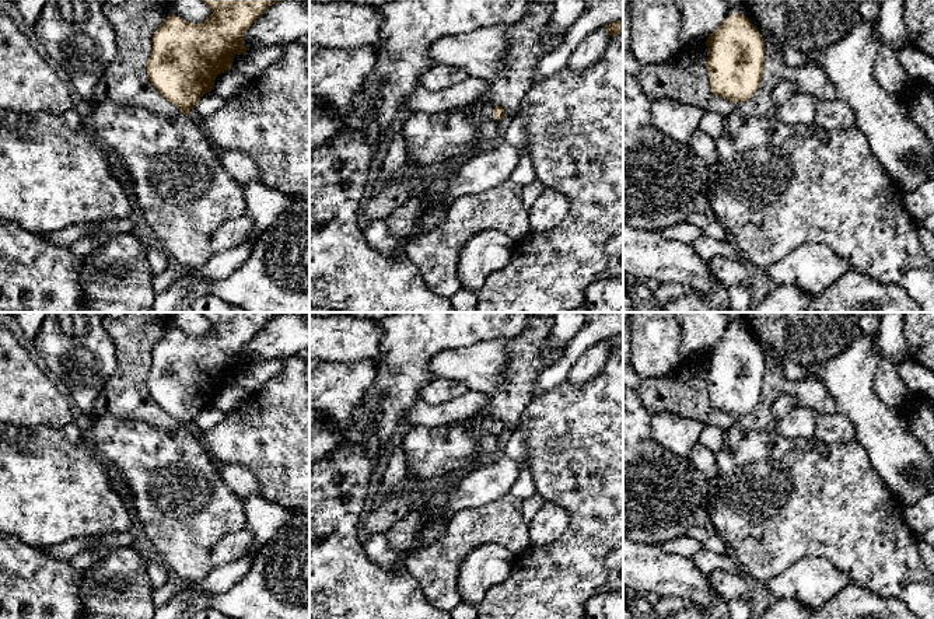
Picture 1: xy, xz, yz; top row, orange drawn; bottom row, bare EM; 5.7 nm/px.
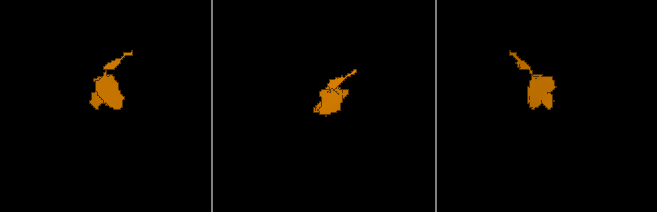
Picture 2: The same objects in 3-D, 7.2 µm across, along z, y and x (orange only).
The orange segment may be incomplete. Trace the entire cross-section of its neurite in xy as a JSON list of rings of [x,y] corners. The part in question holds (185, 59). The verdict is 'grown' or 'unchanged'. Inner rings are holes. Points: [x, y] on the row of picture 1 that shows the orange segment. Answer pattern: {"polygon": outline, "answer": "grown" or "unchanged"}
{"polygon": [[[202,0],[211,11],[200,24],[188,22],[181,17],[168,15],[153,35],[153,48],[147,62],[147,74],[154,88],[179,112],[162,115],[146,108],[127,106],[104,101],[92,108],[92,136],[113,155],[134,204],[160,241],[160,248],[171,262],[182,269],[196,269],[211,256],[210,238],[217,228],[231,218],[245,214],[246,202],[244,188],[227,172],[218,153],[206,133],[188,115],[199,99],[214,90],[218,74],[231,69],[234,56],[245,53],[244,34],[273,4],[283,0]]], "answer": "grown"}

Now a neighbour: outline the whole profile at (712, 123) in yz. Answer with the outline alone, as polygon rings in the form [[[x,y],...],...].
[[[714,111],[703,112],[699,129],[709,134],[711,139],[717,140],[721,136],[724,127],[724,116],[716,113]]]

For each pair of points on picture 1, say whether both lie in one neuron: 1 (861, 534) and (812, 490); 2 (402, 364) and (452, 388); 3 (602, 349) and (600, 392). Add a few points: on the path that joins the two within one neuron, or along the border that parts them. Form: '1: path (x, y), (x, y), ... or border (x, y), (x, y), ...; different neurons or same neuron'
1: path (849, 521), (825, 500); same neuron
2: border (434, 377), (420, 390), (419, 399); different neurons
3: border (608, 355), (593, 378), (570, 381); different neurons

